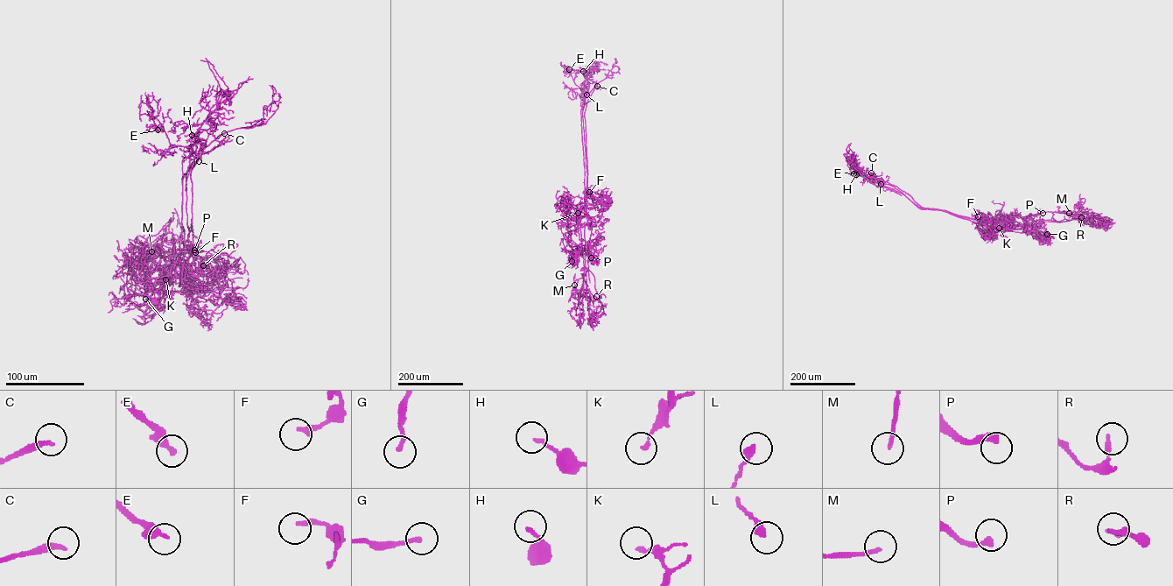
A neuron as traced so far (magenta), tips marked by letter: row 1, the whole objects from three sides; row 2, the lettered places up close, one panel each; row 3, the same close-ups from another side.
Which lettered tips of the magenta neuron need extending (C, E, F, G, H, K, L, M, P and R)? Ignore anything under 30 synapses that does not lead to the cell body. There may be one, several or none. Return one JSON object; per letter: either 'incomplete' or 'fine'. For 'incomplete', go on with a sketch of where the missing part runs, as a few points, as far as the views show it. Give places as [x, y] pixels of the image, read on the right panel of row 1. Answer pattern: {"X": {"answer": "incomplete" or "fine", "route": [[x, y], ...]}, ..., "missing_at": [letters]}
{"C": {"answer": "incomplete"}, "E": {"answer": "fine"}, "F": {"answer": "fine"}, "G": {"answer": "fine"}, "H": {"answer": "fine"}, "K": {"answer": "fine"}, "L": {"answer": "fine"}, "M": {"answer": "fine"}, "P": {"answer": "incomplete", "route": [[1043, 213], [1036, 221], [1041, 229], [1033, 231]]}, "R": {"answer": "fine"}, "missing_at": ["C", "P"]}

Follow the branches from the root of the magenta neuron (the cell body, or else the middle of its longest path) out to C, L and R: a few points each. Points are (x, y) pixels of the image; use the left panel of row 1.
C: (152, 300), (159, 291), (200, 288), (184, 269), (193, 239), (191, 172), (224, 133)
L: (152, 300), (159, 291), (200, 288), (193, 273), (183, 277), (191, 245), (186, 175), (195, 157), (199, 161)
R: (152, 300), (159, 291), (200, 288), (192, 266), (199, 255), (177, 249), (186, 264), (195, 259), (203, 265)

